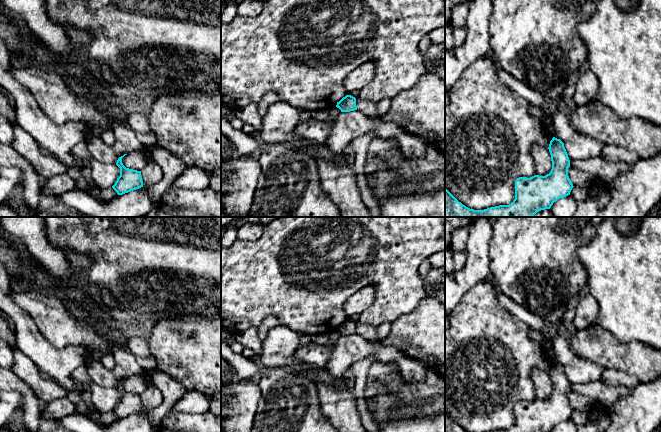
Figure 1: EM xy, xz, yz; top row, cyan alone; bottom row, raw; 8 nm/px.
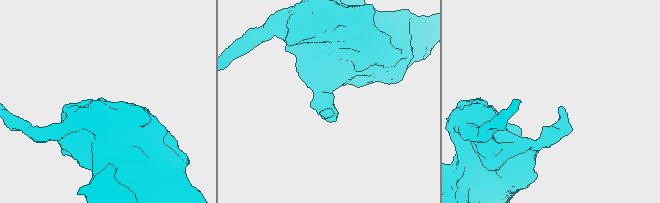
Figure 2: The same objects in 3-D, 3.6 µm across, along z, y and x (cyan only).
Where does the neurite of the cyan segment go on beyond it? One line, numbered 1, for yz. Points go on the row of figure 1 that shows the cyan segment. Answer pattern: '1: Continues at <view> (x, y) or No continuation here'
1: No continuation here

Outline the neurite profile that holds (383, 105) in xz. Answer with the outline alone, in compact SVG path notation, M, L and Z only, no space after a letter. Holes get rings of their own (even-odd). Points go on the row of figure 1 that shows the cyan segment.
M385 98L378 102L378 113L380 116L383 116L385 113L388 112L391 106L391 99Z

